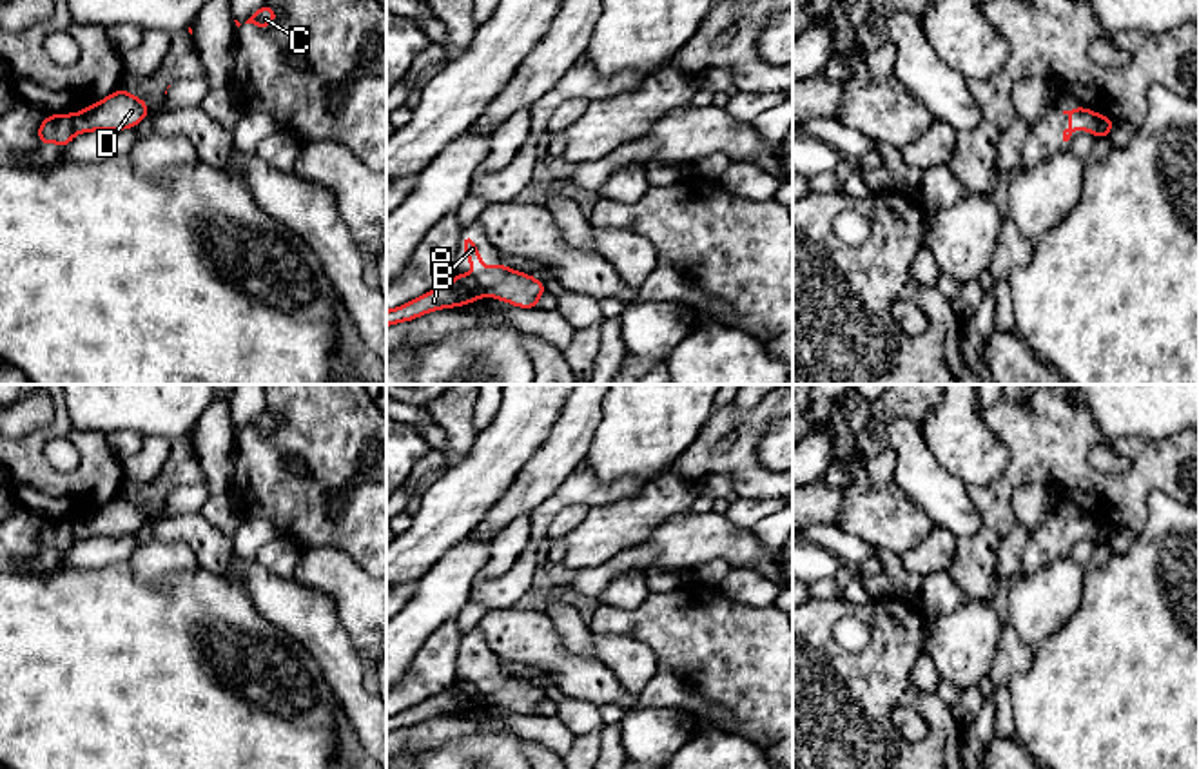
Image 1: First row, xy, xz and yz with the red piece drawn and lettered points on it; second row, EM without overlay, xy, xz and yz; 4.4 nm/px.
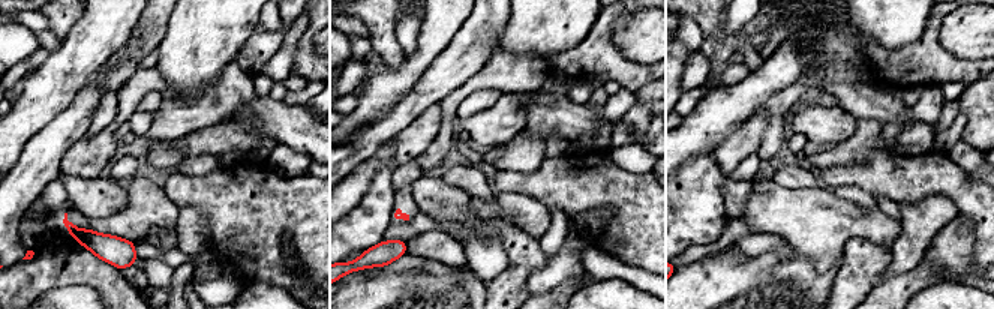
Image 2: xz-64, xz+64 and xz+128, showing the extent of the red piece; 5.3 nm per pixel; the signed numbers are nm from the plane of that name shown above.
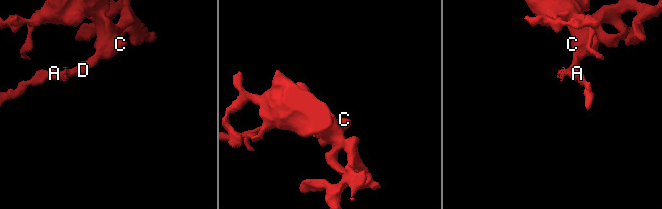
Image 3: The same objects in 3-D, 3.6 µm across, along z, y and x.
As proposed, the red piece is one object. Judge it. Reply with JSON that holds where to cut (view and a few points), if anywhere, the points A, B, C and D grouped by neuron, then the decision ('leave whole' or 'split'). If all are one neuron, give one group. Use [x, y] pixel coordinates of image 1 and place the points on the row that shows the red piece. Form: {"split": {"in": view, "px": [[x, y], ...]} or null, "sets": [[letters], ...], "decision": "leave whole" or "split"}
{"split": {"in": "yz", "px": [[1098, 115], [1098, 127], [1092, 133]]}, "sets": [["A"], ["B", "C", "D"]], "decision": "split"}

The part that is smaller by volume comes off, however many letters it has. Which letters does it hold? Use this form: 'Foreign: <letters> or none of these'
Foreign: B, C, D

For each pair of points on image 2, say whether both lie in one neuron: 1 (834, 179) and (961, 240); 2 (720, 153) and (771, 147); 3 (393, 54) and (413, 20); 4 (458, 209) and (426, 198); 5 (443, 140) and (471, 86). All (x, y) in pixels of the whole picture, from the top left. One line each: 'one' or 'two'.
1: two
2: two
3: two
4: one
5: one

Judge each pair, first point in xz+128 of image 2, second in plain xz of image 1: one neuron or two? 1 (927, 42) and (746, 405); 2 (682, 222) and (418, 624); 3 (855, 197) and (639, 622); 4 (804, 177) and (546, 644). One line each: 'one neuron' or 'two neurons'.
1: two neurons
2: two neurons
3: two neurons
4: two neurons

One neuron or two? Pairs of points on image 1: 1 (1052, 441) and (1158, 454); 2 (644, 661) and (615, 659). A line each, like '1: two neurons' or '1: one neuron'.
1: one neuron
2: one neuron

